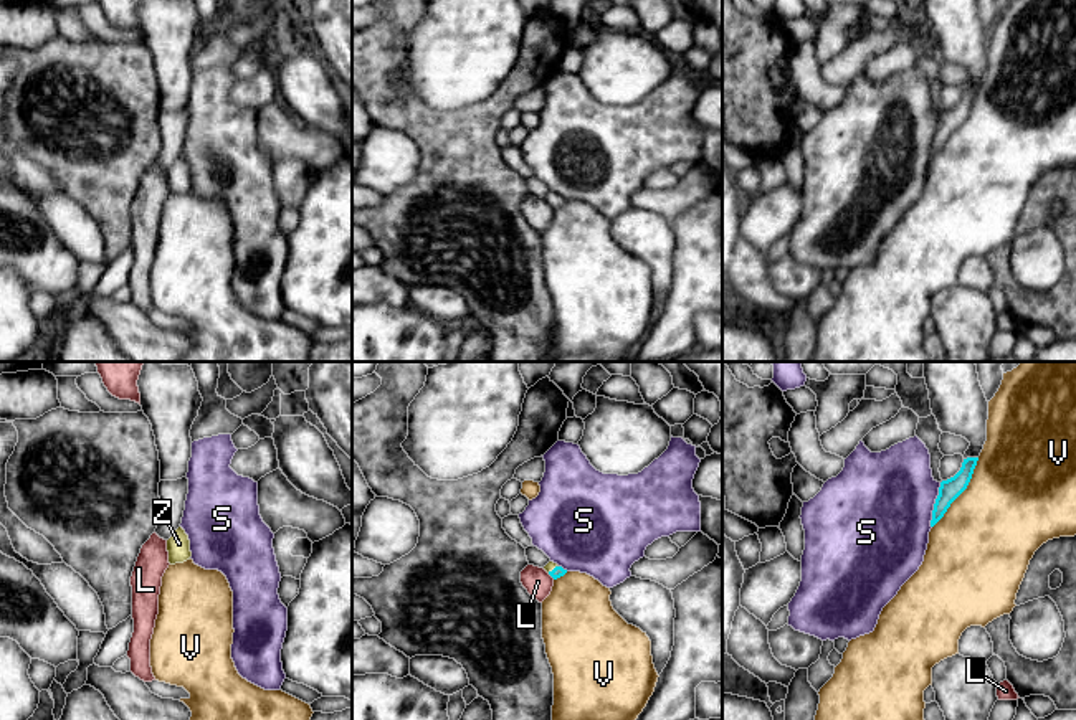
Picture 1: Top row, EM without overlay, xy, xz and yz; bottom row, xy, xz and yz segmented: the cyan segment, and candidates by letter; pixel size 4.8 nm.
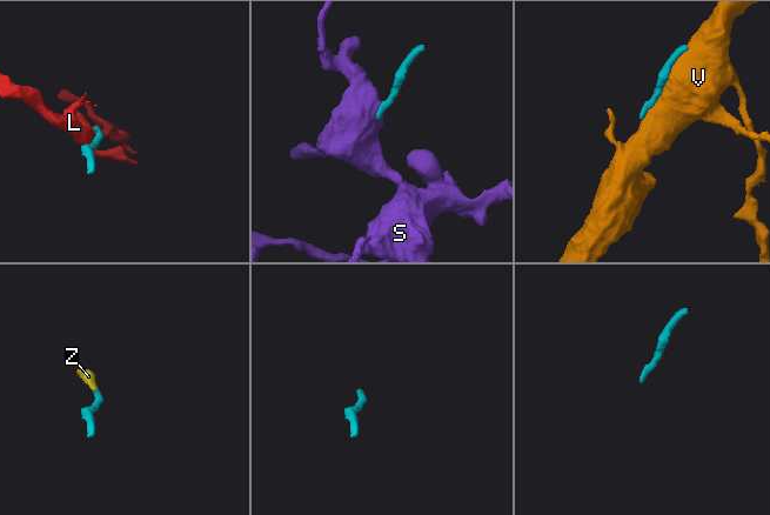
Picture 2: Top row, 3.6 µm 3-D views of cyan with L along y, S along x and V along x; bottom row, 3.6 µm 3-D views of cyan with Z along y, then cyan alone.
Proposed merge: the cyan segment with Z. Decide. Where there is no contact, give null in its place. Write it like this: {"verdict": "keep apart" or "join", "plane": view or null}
{"verdict": "join", "plane": "xz"}

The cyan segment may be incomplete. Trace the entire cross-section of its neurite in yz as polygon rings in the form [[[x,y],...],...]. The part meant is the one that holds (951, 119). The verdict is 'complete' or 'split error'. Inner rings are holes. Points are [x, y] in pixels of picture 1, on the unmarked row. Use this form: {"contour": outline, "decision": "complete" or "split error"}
{"contour": [[[978,88],[964,89],[960,101],[954,107],[940,112],[939,126],[932,140],[931,157],[934,157],[944,147],[950,134],[967,119],[977,91]]], "decision": "complete"}

